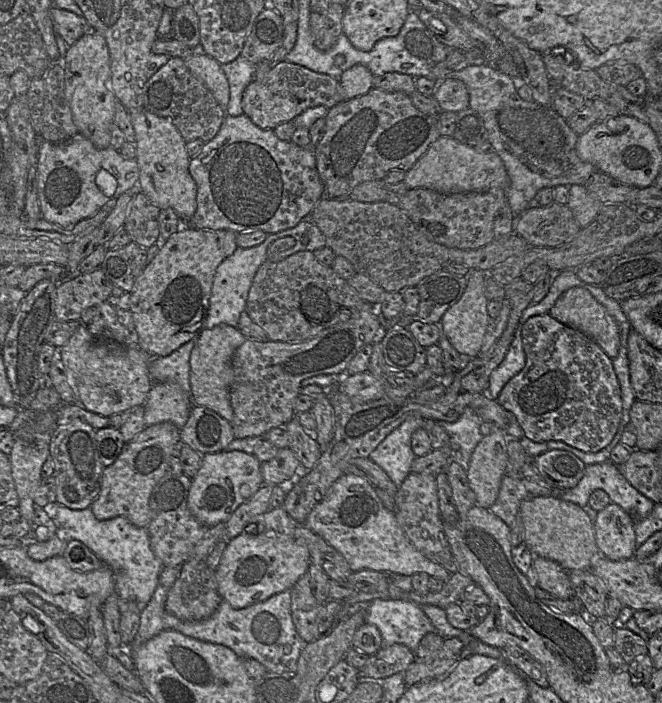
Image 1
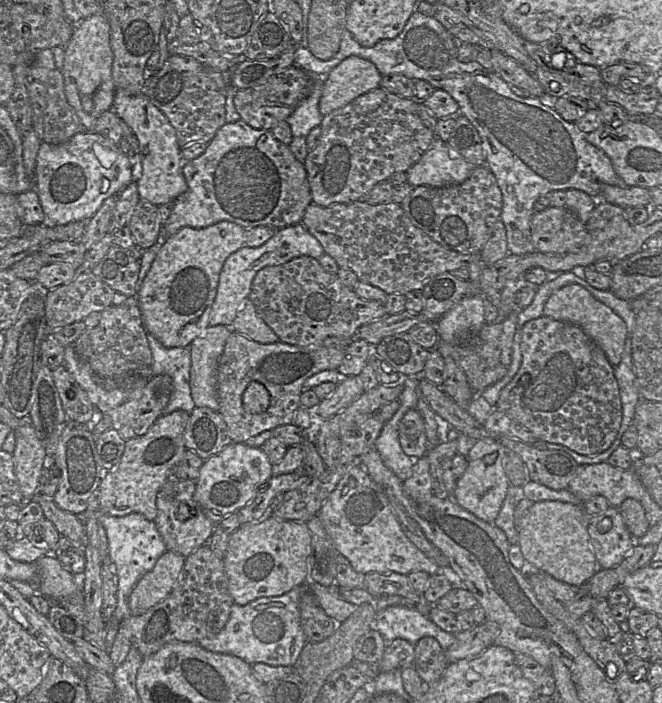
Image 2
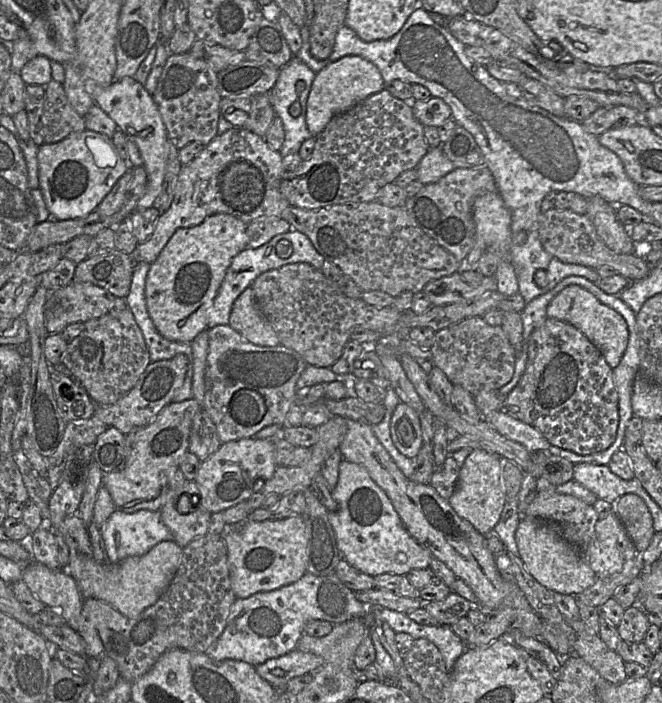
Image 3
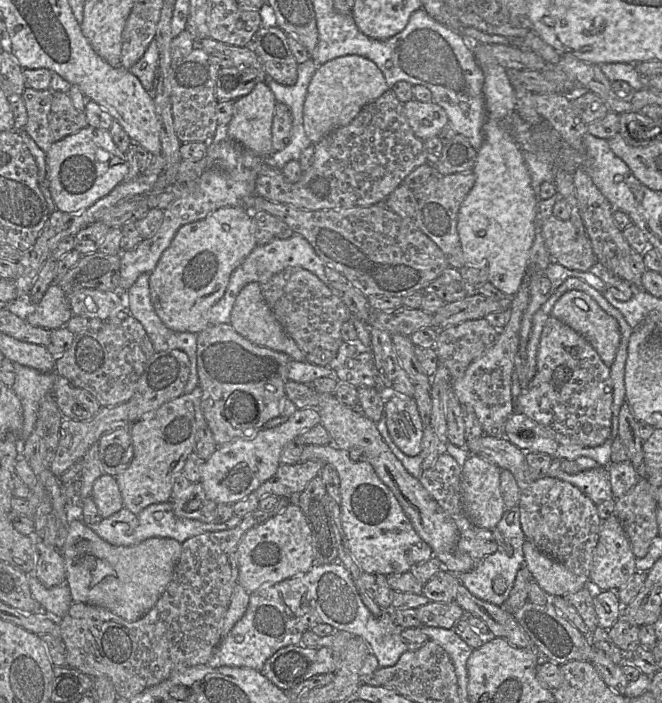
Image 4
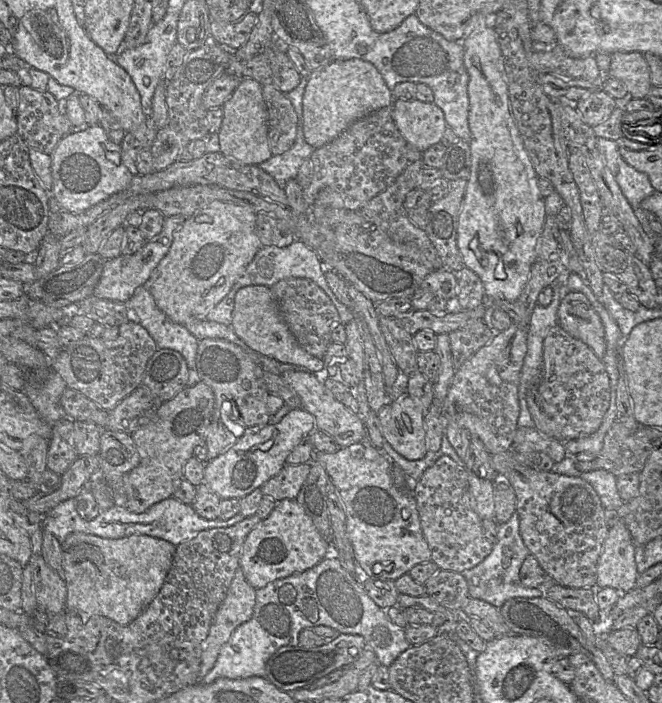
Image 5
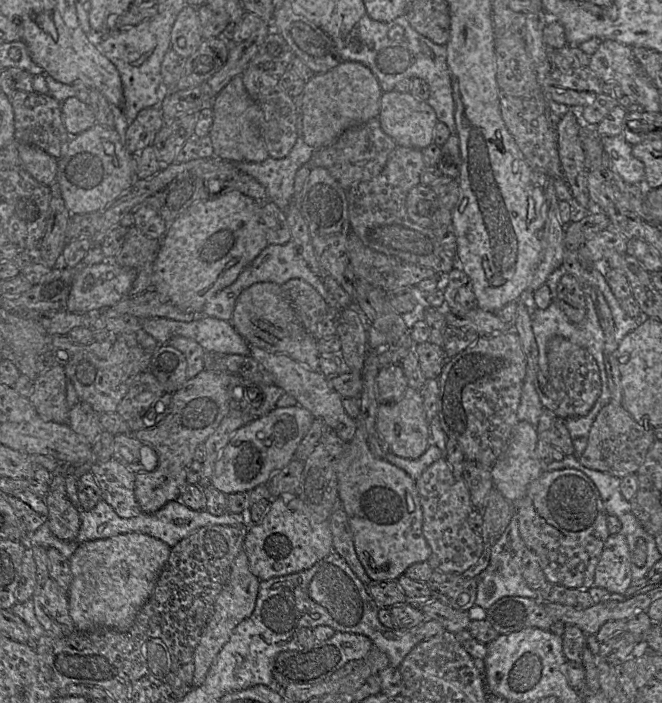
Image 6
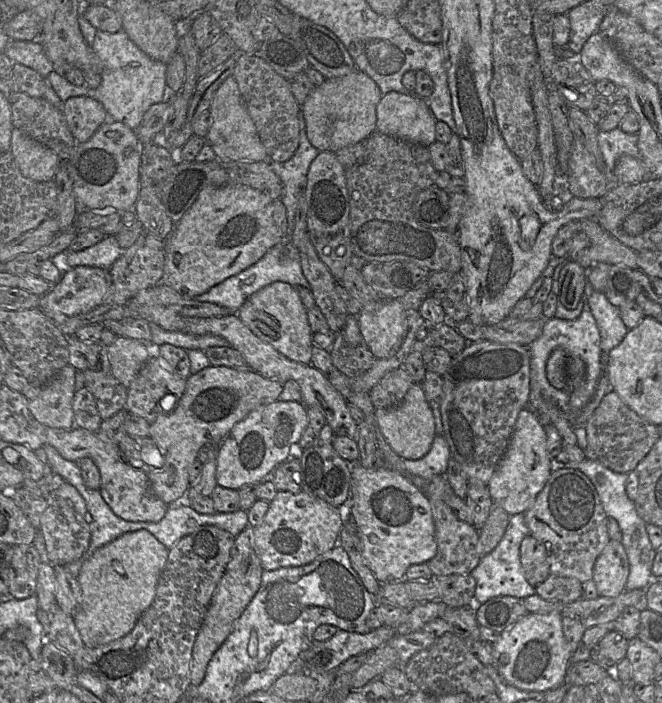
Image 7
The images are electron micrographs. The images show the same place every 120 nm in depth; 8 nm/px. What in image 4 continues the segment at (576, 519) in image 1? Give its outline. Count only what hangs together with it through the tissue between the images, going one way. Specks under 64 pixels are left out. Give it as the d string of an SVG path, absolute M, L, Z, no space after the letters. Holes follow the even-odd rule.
M525 540L523 544L524 565L531 572L533 579L550 596L564 596L575 593L587 586L587 578L579 577L563 564L543 553L534 543Z

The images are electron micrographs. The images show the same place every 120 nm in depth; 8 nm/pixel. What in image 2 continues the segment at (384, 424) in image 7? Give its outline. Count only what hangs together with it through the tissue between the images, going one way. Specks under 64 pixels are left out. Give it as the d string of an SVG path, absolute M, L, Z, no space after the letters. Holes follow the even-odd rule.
M417 409L408 410L399 423L399 442L406 455L421 458L429 450L424 420Z

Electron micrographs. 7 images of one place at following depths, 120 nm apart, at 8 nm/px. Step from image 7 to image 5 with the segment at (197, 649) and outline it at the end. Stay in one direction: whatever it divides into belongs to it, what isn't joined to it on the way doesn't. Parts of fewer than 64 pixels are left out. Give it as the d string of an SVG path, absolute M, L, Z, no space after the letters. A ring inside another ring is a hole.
M239 567L211 622L202 651L199 680L214 666L221 647L233 631L252 618L255 599L256 590L247 582Z

